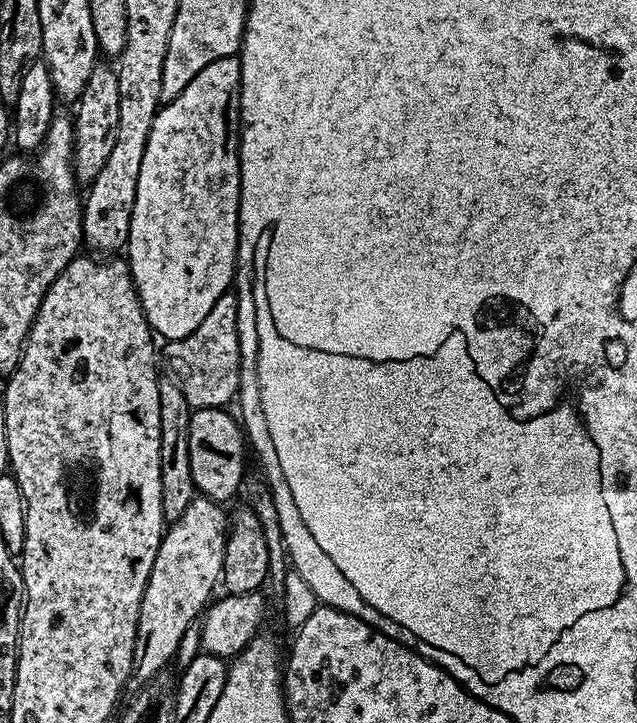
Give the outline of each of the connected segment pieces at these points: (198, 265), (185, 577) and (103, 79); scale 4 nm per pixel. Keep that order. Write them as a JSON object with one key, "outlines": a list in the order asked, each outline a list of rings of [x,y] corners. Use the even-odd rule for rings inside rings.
{"outlines":[[[[227,56],[198,70],[190,86],[161,107],[146,142],[146,154],[142,154],[126,259],[144,317],[157,337],[164,336],[165,341],[186,338],[202,326],[218,298],[233,287],[239,241],[240,61],[236,56]]],[[[196,496],[191,502],[190,506],[186,508],[182,518],[178,521],[171,523],[164,533],[164,537],[160,542],[158,554],[155,556],[154,567],[150,572],[150,578],[147,580],[146,590],[143,592],[142,606],[139,607],[138,614],[138,630],[135,631],[135,644],[134,644],[134,658],[131,660],[131,672],[128,675],[127,682],[125,684],[125,691],[130,694],[138,692],[142,685],[144,685],[150,678],[157,675],[157,673],[163,671],[167,666],[168,660],[177,652],[190,624],[203,613],[203,610],[207,607],[209,600],[211,599],[211,592],[216,584],[221,579],[223,556],[225,552],[226,535],[229,527],[229,519],[227,511],[224,512],[223,508],[217,501],[208,500],[201,496]]],[[[97,61],[90,72],[89,81],[76,101],[76,116],[73,119],[75,142],[72,153],[72,169],[79,183],[89,184],[98,176],[103,164],[110,158],[112,147],[117,141],[119,119],[119,93],[117,69],[107,61]]]]}

